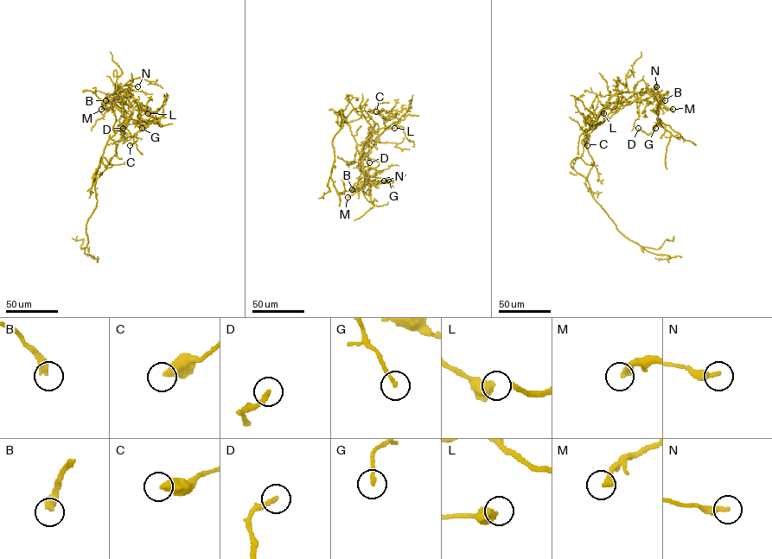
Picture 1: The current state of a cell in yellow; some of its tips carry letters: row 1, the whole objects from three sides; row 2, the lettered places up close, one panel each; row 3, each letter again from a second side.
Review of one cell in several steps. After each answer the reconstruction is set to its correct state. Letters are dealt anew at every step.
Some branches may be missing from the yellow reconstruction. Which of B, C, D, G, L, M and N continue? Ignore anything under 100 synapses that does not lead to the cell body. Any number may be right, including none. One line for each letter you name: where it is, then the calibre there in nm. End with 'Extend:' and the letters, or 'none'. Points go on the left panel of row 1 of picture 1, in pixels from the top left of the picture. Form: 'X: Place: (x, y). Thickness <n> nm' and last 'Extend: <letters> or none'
Extend: none

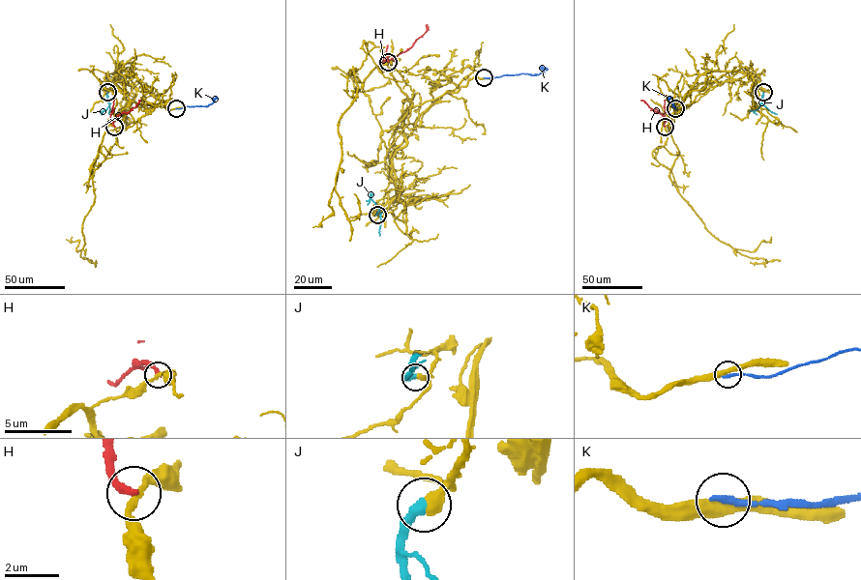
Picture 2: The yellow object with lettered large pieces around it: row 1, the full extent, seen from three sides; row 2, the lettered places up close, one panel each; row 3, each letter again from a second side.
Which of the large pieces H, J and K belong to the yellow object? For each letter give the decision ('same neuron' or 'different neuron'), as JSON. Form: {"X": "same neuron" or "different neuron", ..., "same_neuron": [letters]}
{"H": "different neuron", "J": "same neuron", "K": "different neuron", "same_neuron": ["J"]}

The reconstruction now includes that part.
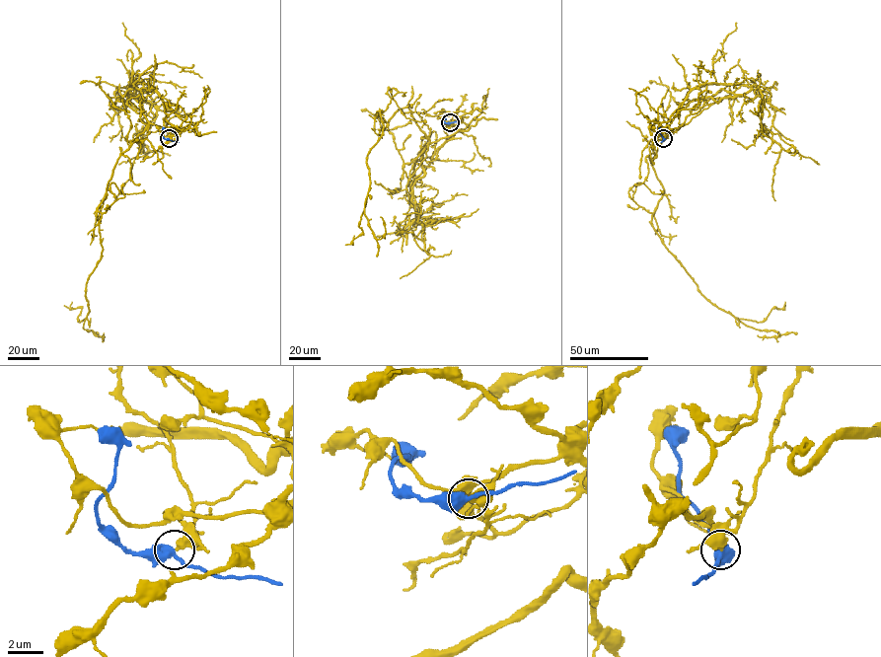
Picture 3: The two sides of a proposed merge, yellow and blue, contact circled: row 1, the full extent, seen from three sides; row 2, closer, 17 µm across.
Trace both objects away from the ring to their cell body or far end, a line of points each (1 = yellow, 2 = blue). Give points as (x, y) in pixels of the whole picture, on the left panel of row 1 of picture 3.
1: (169, 139), (166, 120), (187, 125), (150, 123), (133, 139), (98, 209), (103, 251), (83, 328), (99, 335)
2: (169, 139), (162, 135), (162, 127)

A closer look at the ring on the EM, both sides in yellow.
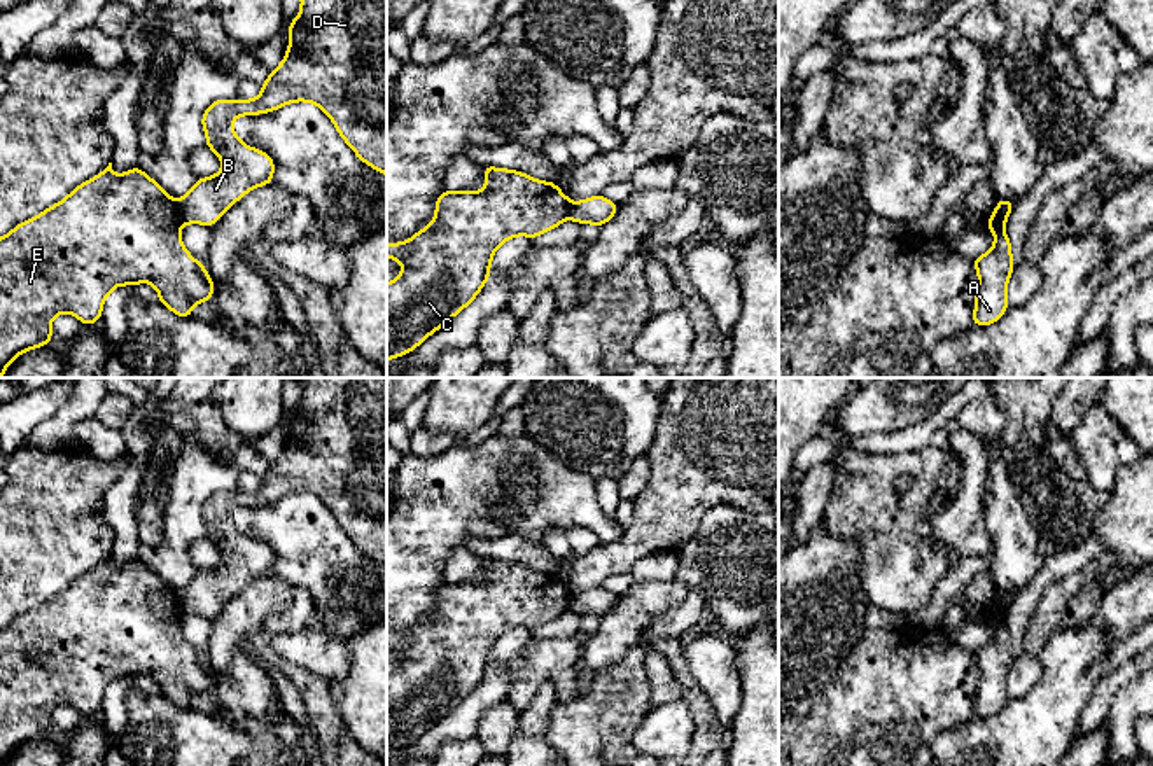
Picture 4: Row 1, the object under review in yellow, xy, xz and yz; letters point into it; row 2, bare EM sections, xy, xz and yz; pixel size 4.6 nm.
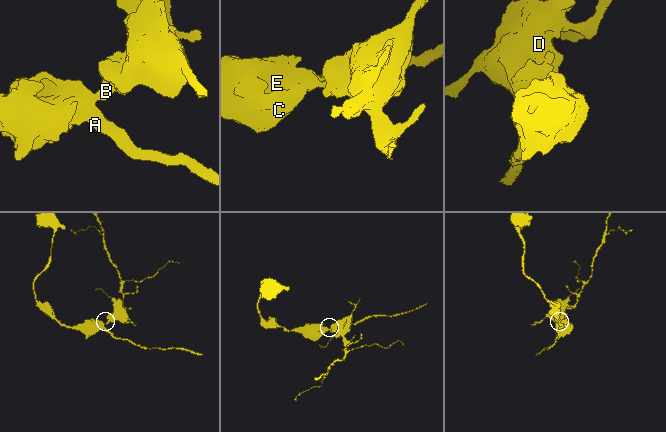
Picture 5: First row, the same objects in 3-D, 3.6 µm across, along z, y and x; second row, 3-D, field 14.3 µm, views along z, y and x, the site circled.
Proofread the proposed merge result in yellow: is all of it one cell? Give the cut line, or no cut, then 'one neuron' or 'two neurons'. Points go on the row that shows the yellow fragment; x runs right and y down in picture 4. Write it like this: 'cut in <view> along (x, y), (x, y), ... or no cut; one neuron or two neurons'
cut in xy along (175, 201), (182, 222); two neurons

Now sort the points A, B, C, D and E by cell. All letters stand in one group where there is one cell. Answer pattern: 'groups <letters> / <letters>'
groups A C E / B D

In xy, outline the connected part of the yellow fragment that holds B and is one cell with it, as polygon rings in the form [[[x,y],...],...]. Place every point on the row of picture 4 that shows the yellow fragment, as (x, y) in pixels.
[[[301,0],[297,17],[289,23],[289,35],[283,61],[269,73],[255,100],[217,100],[205,110],[201,124],[206,147],[219,156],[222,170],[198,178],[177,201],[182,224],[212,227],[241,196],[273,182],[273,159],[245,145],[234,135],[233,121],[294,101],[320,107],[360,161],[387,175],[387,0]]]

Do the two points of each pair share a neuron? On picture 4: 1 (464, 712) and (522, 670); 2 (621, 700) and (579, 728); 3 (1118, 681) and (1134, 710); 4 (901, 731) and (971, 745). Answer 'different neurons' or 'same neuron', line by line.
1: different neurons
2: same neuron
3: different neurons
4: different neurons

